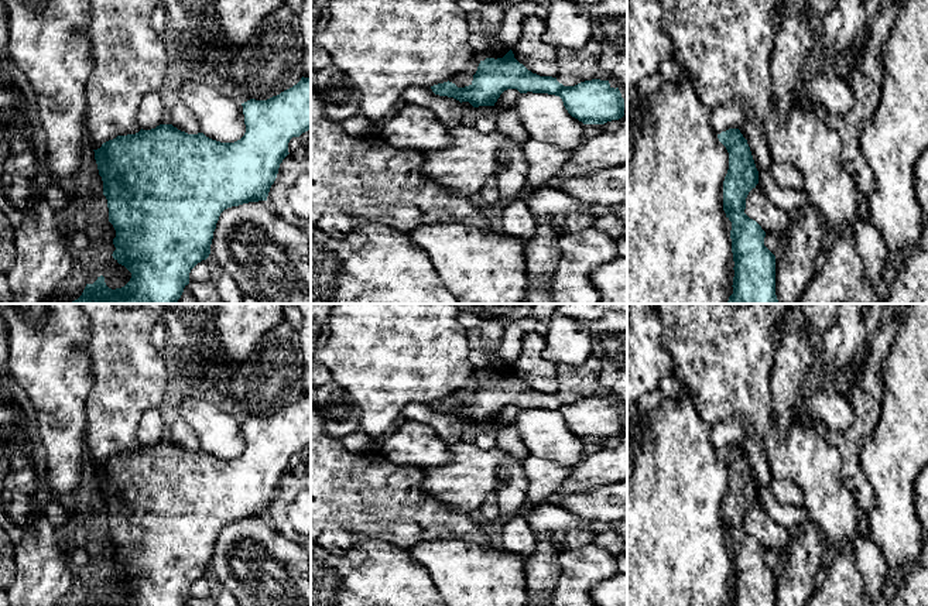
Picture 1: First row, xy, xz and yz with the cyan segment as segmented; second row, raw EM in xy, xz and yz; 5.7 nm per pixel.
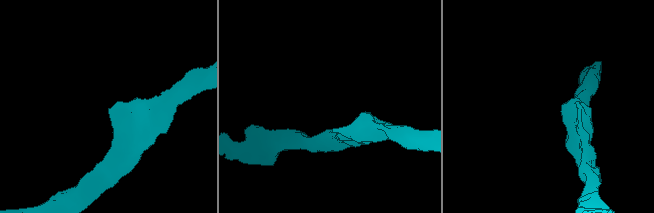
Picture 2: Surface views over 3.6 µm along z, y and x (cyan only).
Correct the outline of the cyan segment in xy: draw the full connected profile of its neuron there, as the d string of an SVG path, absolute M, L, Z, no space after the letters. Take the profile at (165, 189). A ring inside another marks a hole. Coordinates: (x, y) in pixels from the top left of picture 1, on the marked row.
M302 76L297 85L281 92L277 96L273 96L267 100L250 99L242 103L242 106L246 133L240 140L234 143L220 143L206 137L203 133L188 134L185 131L178 130L172 124L160 124L151 130L141 129L136 134L117 136L116 138L103 143L100 148L93 150L99 175L103 181L103 195L107 199L109 222L116 230L116 237L113 239L116 250L112 256L119 264L124 266L131 273L131 278L124 287L112 290L106 285L105 277L100 275L93 284L86 284L82 295L69 304L177 304L184 292L184 288L189 284L191 270L202 260L206 260L210 254L213 232L216 229L216 223L219 220L220 213L232 206L239 206L249 202L267 201L270 188L277 178L280 164L290 154L290 140L292 137L299 137L302 133L311 130L311 78Z

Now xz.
M511 49L503 58L486 58L484 61L480 61L469 86L458 88L448 81L431 86L431 89L435 95L453 97L460 103L469 102L473 107L494 106L500 95L507 89L517 89L520 93L533 92L555 95L562 99L568 113L583 124L605 124L624 116L624 99L621 97L619 88L612 88L609 81L592 79L575 86L564 86L557 78L540 76L528 71L514 58Z

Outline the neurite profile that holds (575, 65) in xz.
M590 38L582 48L557 49L559 72L555 76L564 86L575 86L585 81L600 79L609 81L610 76L599 66L602 45Z

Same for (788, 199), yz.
M768 171L759 172L759 184L767 201L791 216L795 216L807 201L802 191L780 186Z

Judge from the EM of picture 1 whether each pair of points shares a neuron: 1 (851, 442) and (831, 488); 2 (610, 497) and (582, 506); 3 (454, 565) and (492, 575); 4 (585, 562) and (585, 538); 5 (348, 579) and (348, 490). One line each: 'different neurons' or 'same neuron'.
1: different neurons
2: same neuron
3: same neuron
4: different neurons
5: different neurons

